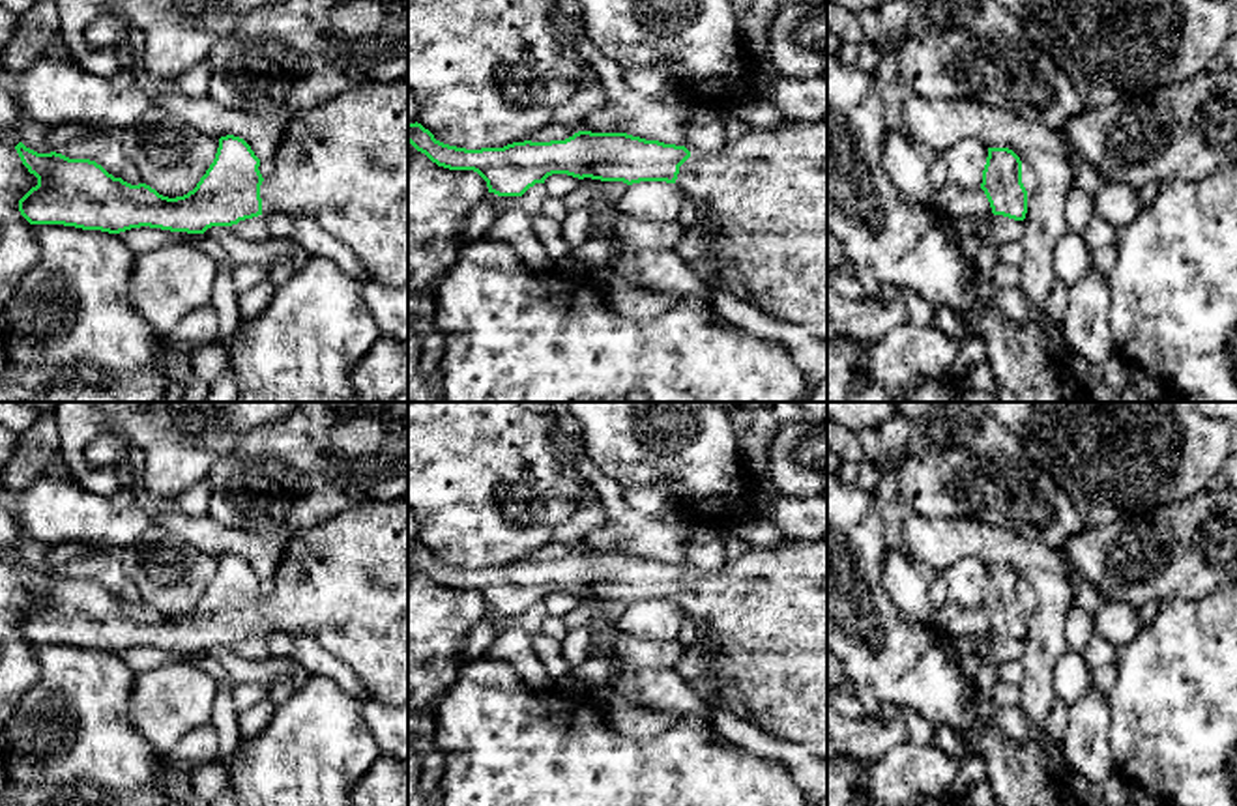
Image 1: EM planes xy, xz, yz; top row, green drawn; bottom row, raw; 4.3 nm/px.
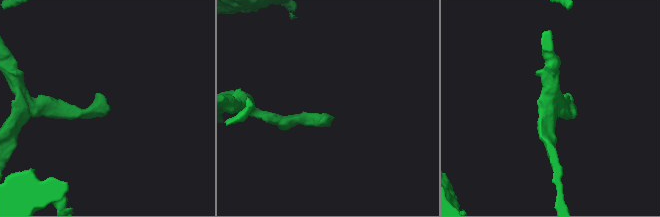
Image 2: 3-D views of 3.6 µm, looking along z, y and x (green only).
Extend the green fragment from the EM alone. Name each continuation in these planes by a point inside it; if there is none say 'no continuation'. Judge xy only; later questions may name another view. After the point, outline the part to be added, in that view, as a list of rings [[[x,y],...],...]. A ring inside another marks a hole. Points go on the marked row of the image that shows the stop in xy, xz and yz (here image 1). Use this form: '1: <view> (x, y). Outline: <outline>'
1: xy (343, 163). Outline: [[[408,73],[395,80],[363,80],[327,101],[292,114],[277,146],[275,170],[260,185],[262,215],[313,219],[341,239],[384,288],[408,282]]]

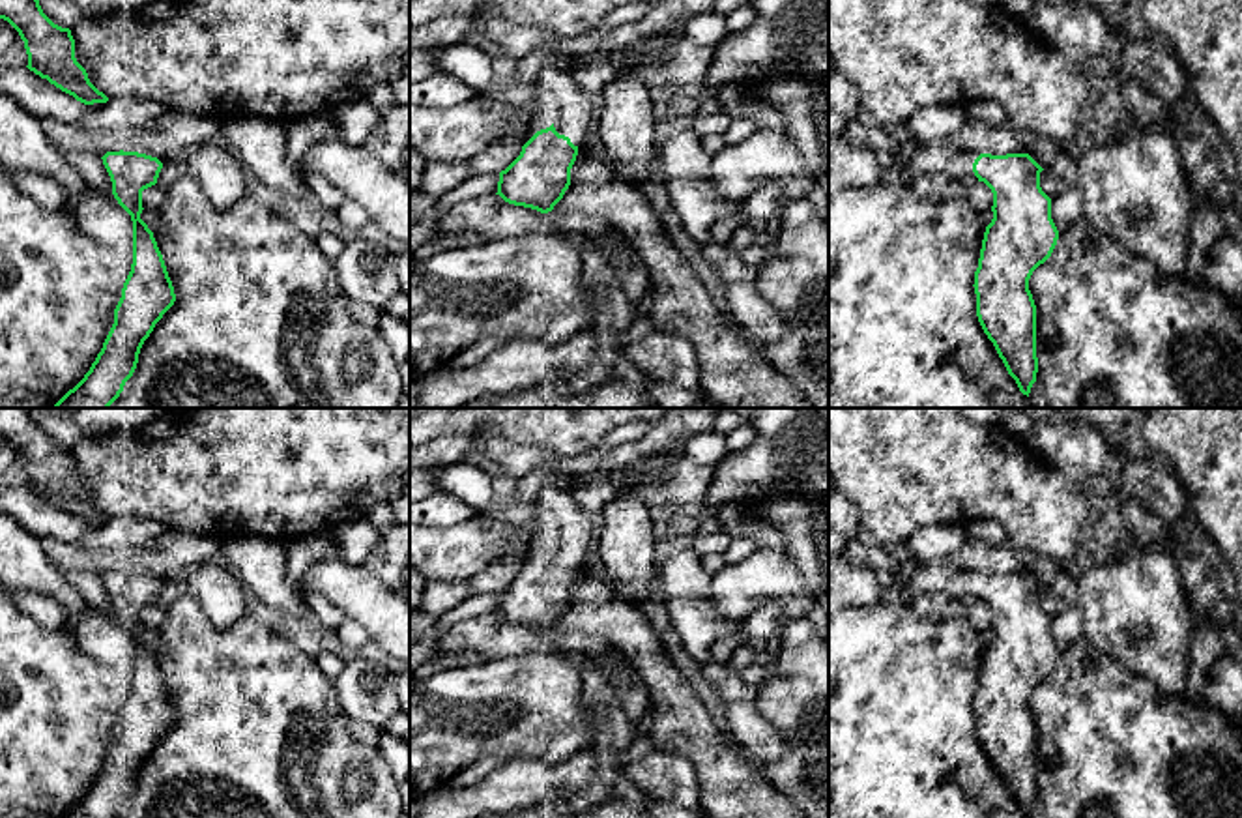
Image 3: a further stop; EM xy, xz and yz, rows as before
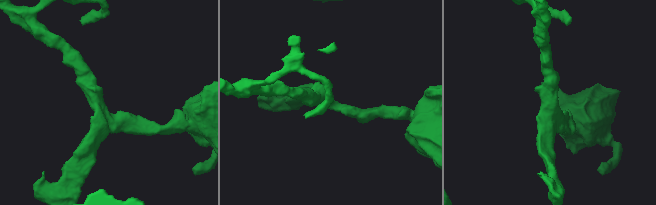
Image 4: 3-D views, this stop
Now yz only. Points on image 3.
1: yz (947, 158). Outline: [[[932,142],[918,146],[907,163],[911,183],[926,174],[943,172],[950,180],[975,176],[973,163],[980,152],[963,152],[954,142]]]

